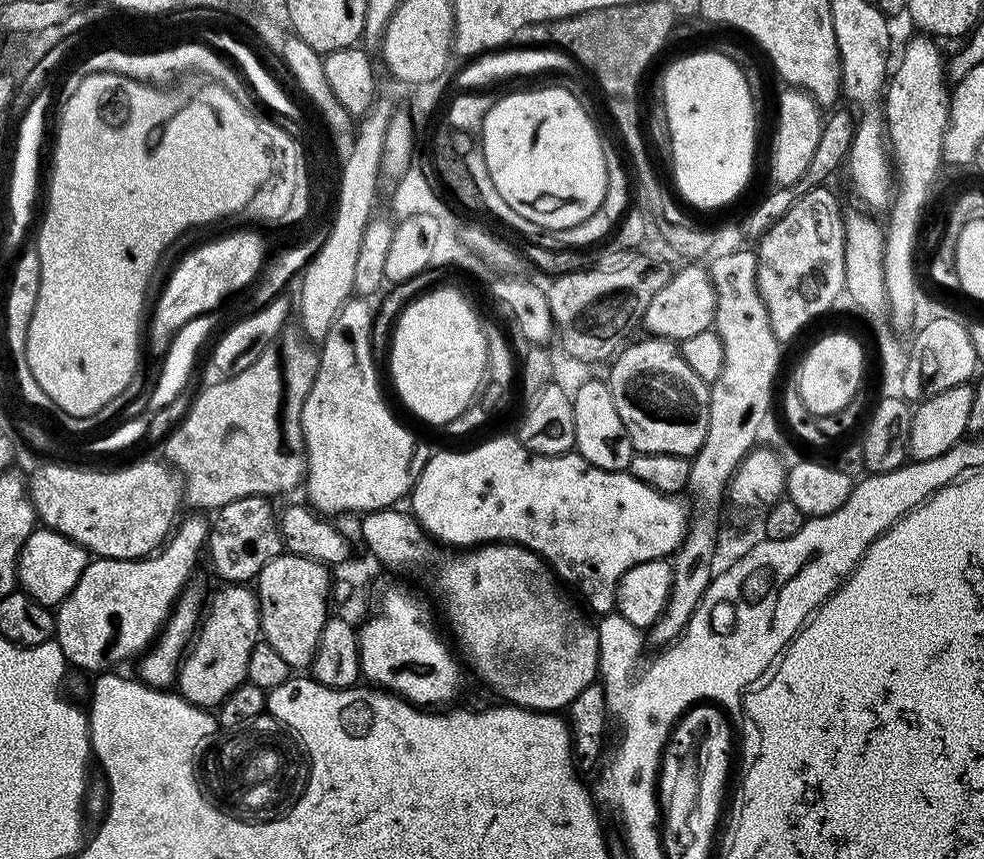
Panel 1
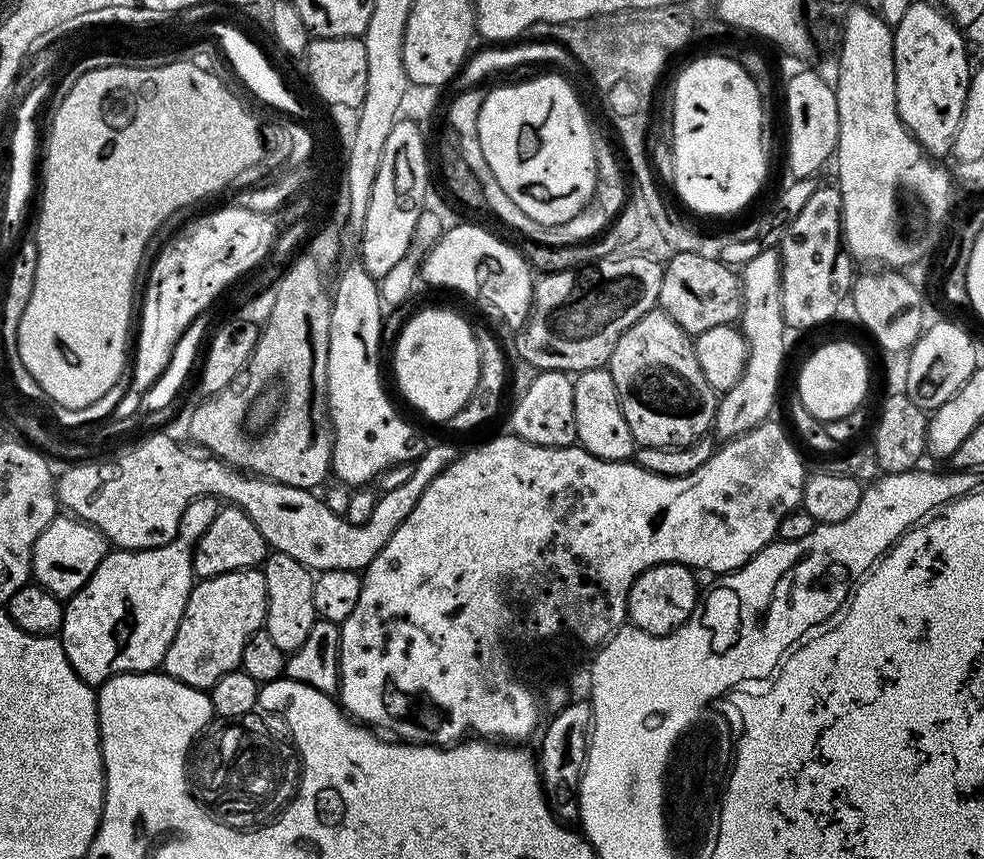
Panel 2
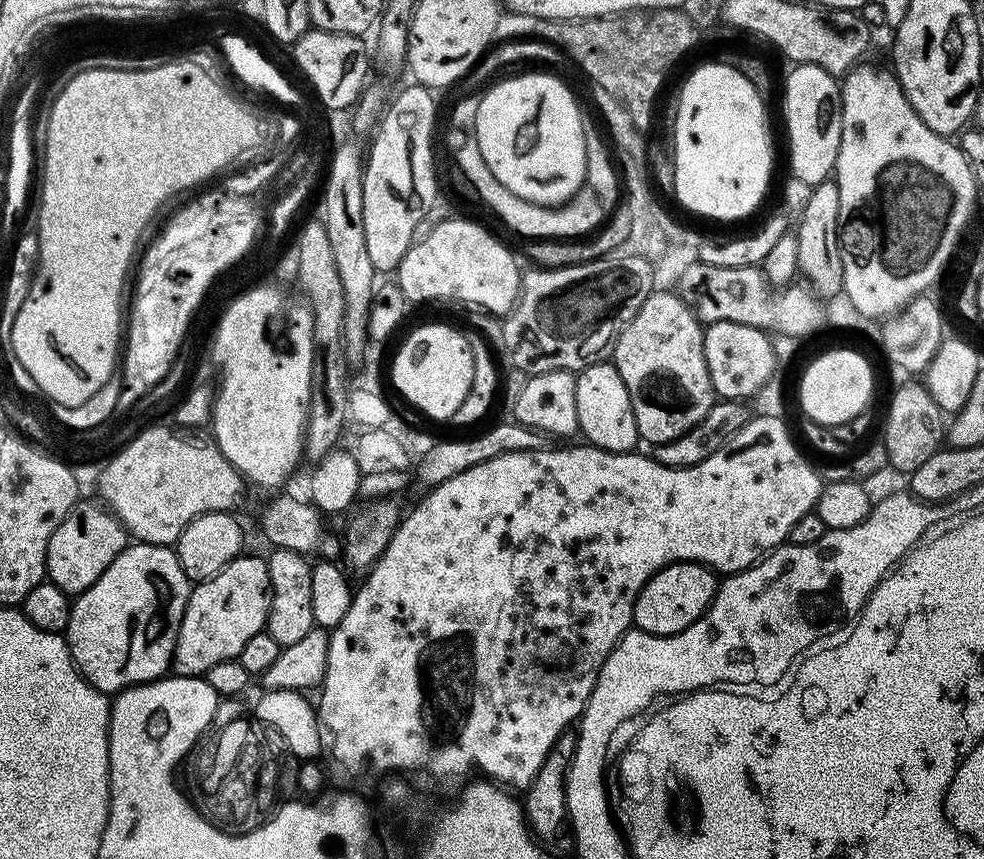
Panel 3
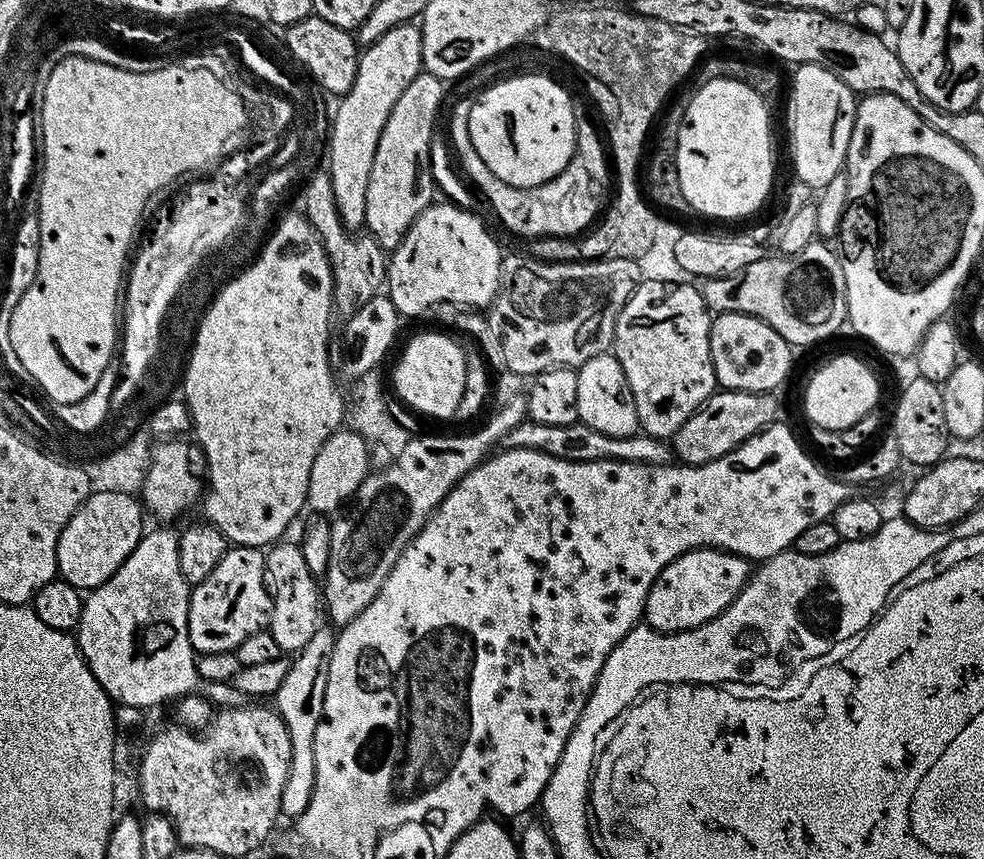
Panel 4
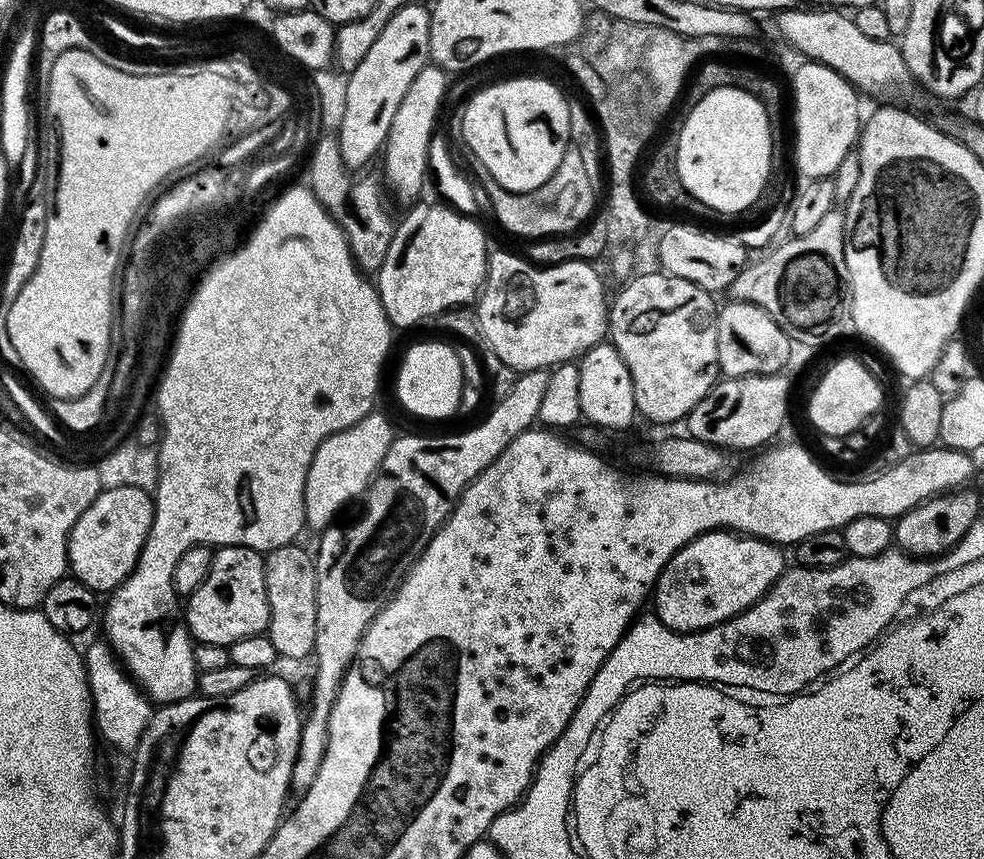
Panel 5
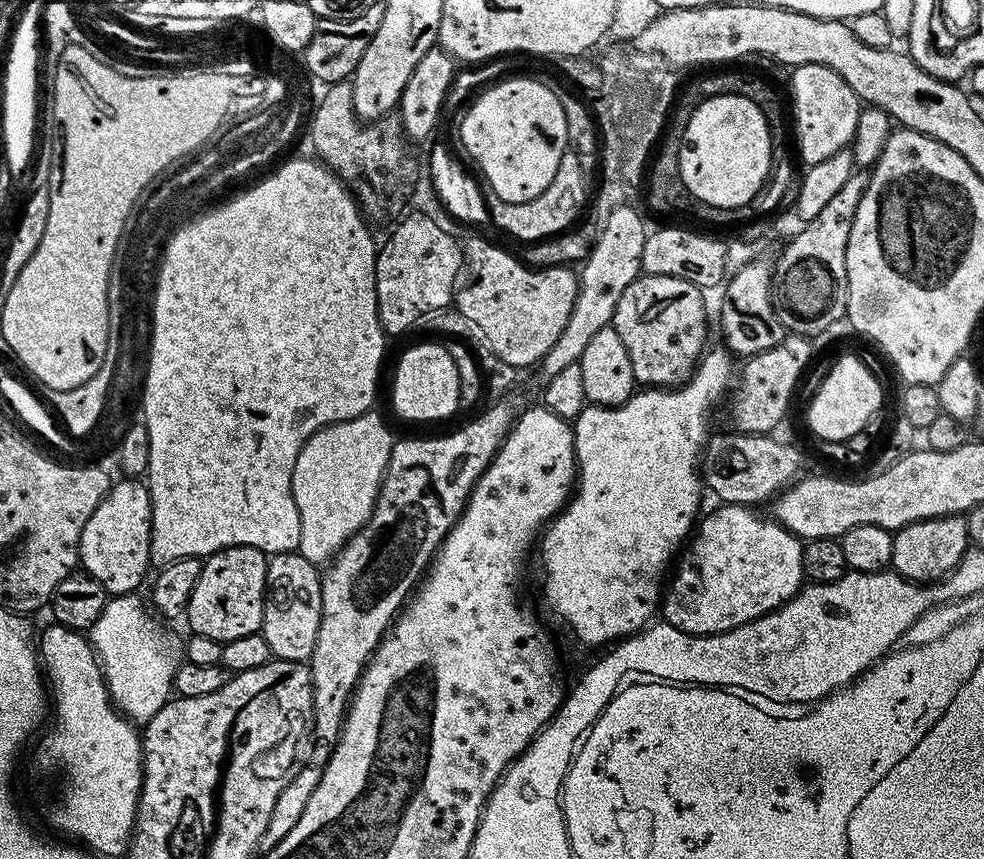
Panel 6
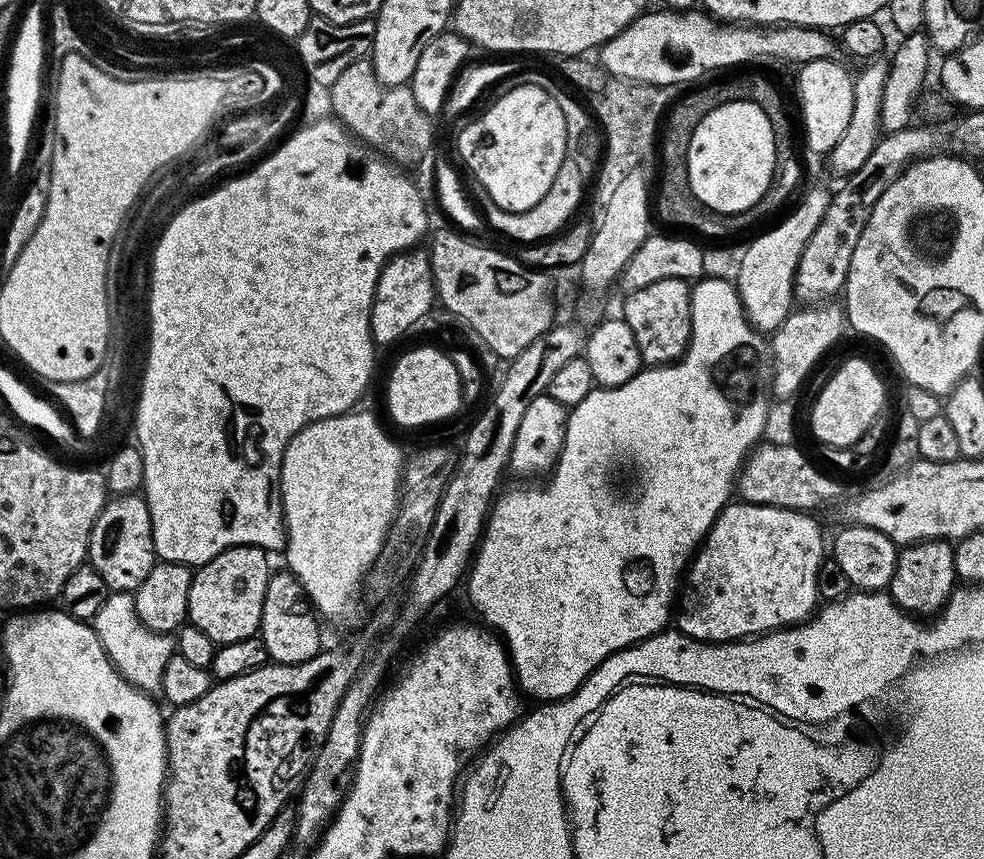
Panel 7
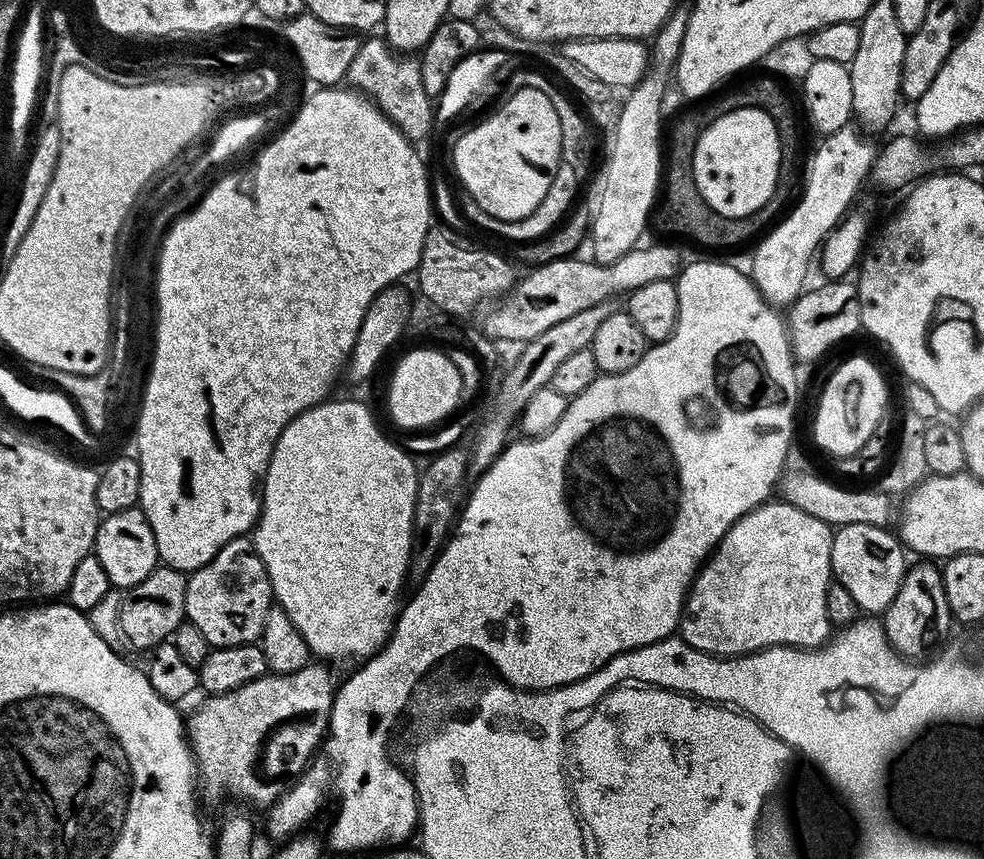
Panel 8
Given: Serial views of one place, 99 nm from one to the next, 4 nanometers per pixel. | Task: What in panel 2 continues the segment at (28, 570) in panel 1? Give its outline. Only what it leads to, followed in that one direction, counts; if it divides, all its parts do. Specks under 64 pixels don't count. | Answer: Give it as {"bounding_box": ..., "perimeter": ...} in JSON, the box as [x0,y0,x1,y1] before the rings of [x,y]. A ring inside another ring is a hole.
{"bounding_box":[32,514,109,598],"perimeter":[[[57,514],[50,526],[46,526],[42,534],[38,534],[38,542],[34,542],[32,580],[50,594],[61,598],[70,597],[82,590],[82,586],[86,586],[109,551],[108,541],[93,524],[77,520],[71,514]]]}

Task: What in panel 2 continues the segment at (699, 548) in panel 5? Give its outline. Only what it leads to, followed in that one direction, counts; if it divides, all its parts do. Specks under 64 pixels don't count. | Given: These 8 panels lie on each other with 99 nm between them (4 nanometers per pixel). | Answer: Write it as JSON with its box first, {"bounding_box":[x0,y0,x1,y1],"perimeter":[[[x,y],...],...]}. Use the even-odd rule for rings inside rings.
{"bounding_box":[628,564,698,636],"perimeter":[[[659,564],[646,570],[634,582],[628,595],[628,620],[631,627],[649,632],[651,636],[669,636],[683,626],[698,603],[697,573],[686,564]]]}

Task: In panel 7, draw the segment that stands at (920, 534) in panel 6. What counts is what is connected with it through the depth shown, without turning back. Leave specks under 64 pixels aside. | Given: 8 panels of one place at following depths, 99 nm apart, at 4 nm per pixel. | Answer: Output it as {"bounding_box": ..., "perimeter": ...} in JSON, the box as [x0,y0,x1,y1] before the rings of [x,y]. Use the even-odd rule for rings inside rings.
{"bounding_box":[890,540,958,618],"perimeter":[[[919,540],[899,549],[892,575],[890,595],[902,611],[916,618],[935,617],[948,603],[958,584],[954,570],[953,545],[947,540]]]}

